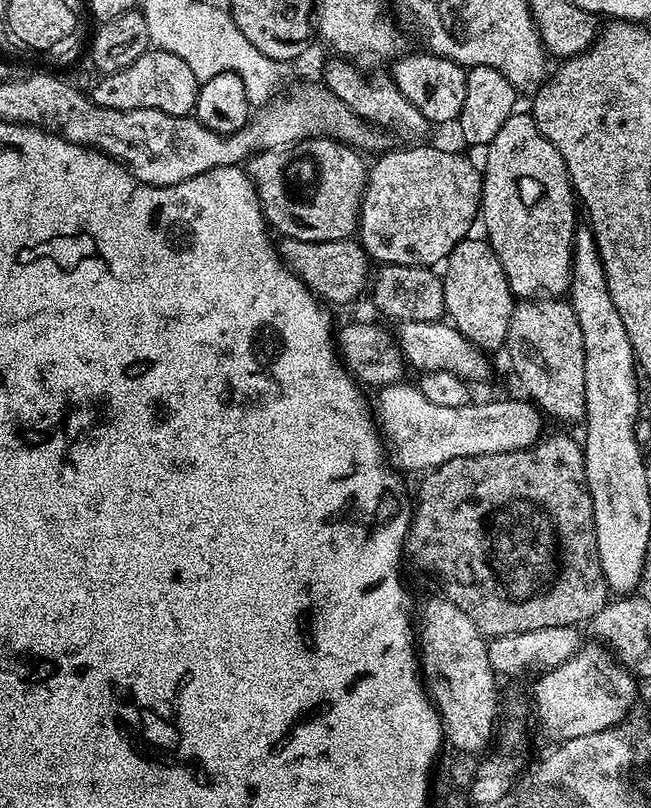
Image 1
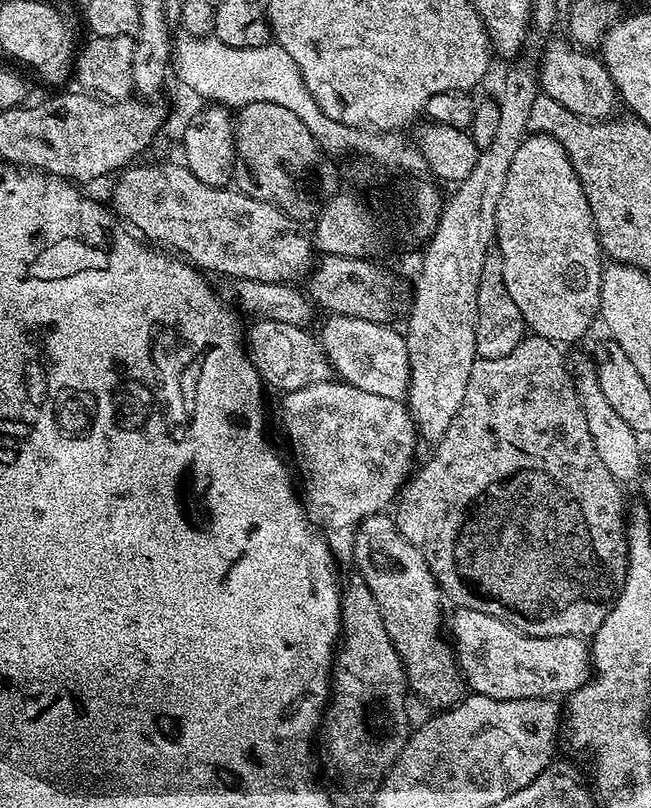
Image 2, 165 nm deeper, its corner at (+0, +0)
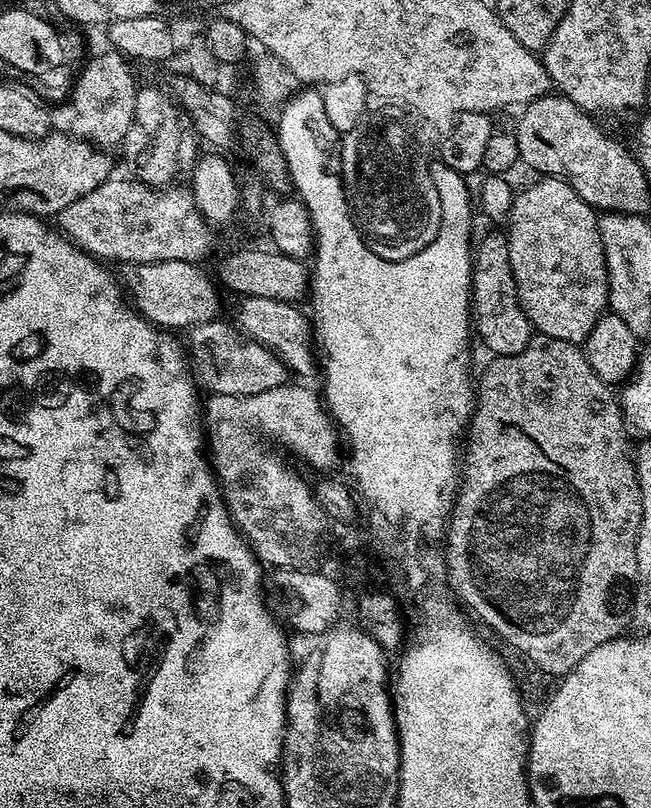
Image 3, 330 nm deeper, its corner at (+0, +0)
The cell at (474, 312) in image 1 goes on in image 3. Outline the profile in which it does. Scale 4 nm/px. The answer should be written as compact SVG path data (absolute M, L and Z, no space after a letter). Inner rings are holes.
M488 232L477 239L472 257L472 291L470 293L470 320L474 332L492 351L493 357L518 354L534 335L528 316L518 298L514 274L510 270L510 246L507 235L501 232Z

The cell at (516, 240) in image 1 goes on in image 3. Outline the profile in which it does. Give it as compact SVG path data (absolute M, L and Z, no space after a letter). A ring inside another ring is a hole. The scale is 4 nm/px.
M554 176L536 178L525 192L515 193L517 205L529 204L532 209L523 216L514 206L506 221L506 235L510 246L510 270L518 290L520 304L528 316L528 322L541 336L558 338L577 346L594 330L594 322L603 316L608 308L608 267L600 237L600 221L597 213L566 183ZM522 223L528 228L516 228Z

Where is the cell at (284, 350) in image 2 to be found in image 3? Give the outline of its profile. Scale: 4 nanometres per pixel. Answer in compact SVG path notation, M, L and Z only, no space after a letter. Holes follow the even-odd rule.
M224 318L196 324L187 329L186 336L186 352L195 379L201 389L209 388L209 393L253 396L262 390L277 388L287 381L288 369L281 358L265 345L243 336L239 329L231 323L228 325Z

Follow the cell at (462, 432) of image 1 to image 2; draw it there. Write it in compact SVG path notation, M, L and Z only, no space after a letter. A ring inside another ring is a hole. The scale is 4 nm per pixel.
M335 379L284 392L280 398L280 424L288 435L288 444L296 455L297 466L304 471L302 496L311 509L311 519L321 529L351 529L375 512L385 511L389 507L387 504L391 505L397 499L413 471L412 455L416 452L418 441L416 423L412 421L411 411L404 400L370 394Z

